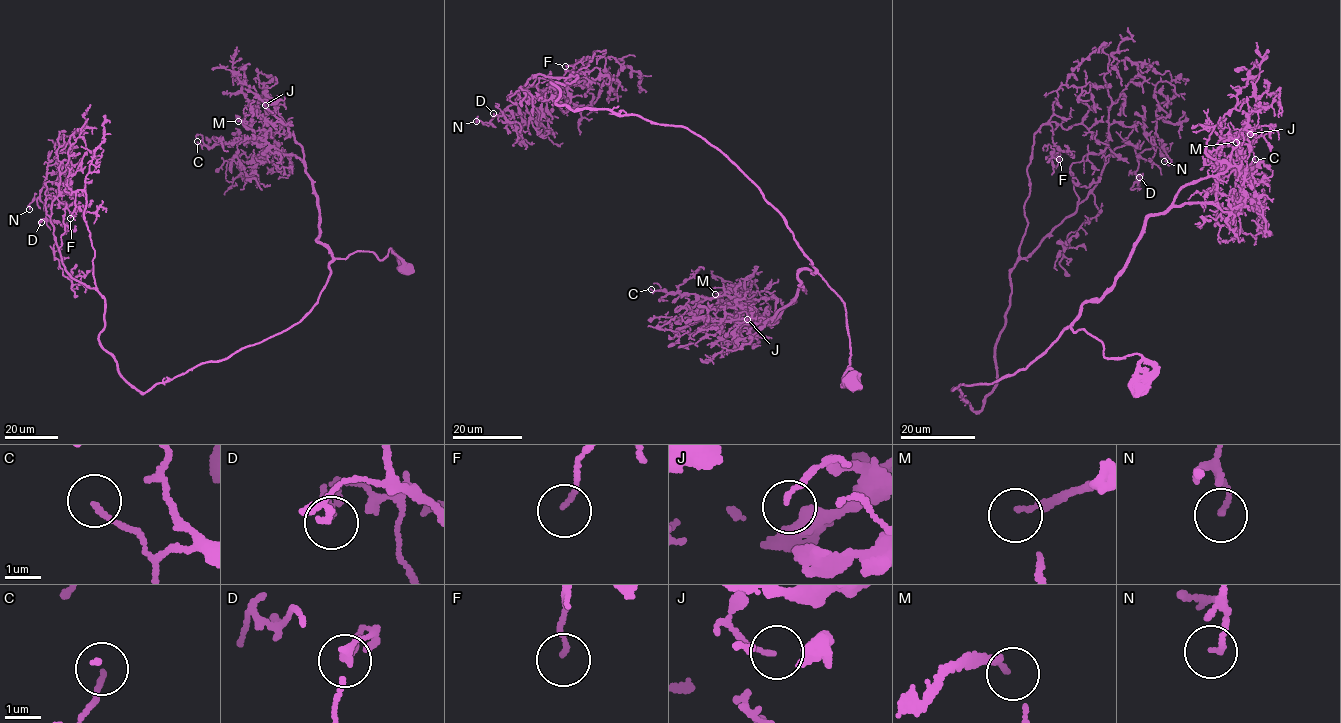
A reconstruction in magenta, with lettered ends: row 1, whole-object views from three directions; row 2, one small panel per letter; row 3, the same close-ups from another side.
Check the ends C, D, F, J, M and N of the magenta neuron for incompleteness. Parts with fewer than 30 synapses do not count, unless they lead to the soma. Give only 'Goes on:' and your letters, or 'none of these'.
Goes on: M

